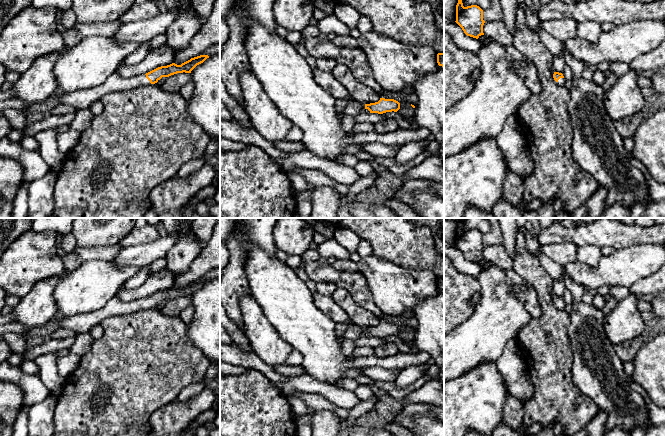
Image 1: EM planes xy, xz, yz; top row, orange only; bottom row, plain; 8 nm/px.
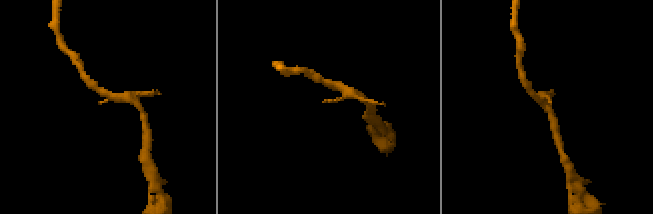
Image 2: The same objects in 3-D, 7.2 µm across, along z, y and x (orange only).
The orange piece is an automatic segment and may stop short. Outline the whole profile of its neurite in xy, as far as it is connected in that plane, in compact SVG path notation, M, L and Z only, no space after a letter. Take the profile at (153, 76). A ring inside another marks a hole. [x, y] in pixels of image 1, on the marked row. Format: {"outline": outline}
{"outline": "M200 55L191 58L181 65L172 63L167 66L158 67L146 74L140 74L134 77L124 77L120 73L115 72L98 87L65 93L61 97L50 97L45 101L35 102L23 112L27 116L33 112L50 111L53 107L59 104L68 104L76 109L88 109L92 103L100 100L106 94L132 90L139 86L155 84L162 77L169 77L177 73L191 73L197 65L203 63L207 58L209 58L208 55Z"}

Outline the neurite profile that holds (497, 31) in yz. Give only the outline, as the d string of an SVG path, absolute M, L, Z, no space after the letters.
M502 20L485 22L483 33L490 41L498 42L504 46L511 46L514 43L514 36Z

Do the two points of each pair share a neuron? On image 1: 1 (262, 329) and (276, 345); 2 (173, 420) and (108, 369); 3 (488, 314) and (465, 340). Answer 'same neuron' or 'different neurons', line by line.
1: same neuron
2: different neurons
3: same neuron

